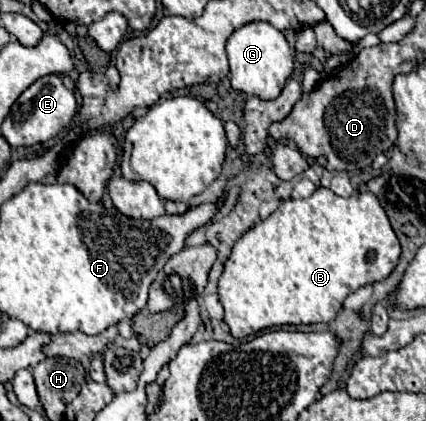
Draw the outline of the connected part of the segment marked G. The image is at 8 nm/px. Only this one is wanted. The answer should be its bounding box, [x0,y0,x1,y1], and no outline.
[227,21,293,99]

